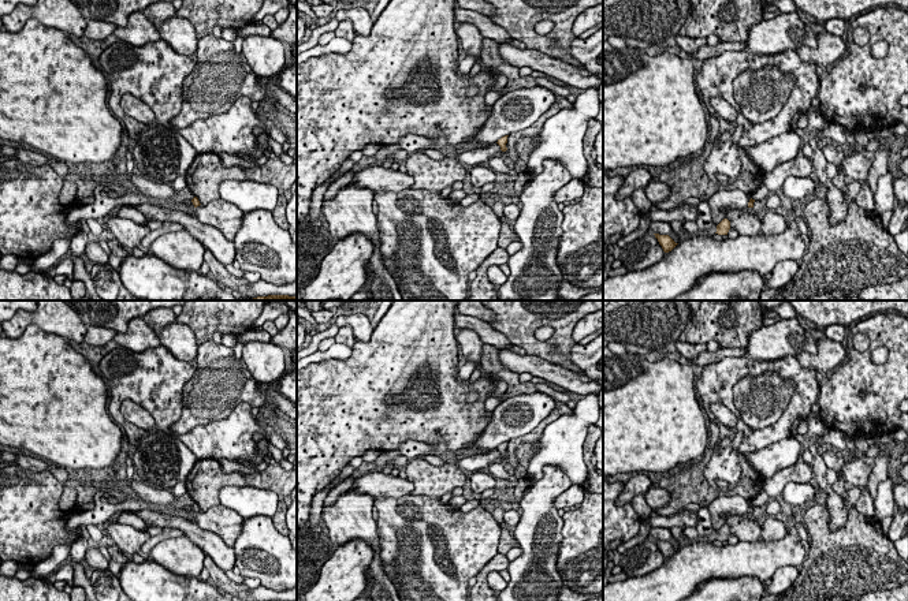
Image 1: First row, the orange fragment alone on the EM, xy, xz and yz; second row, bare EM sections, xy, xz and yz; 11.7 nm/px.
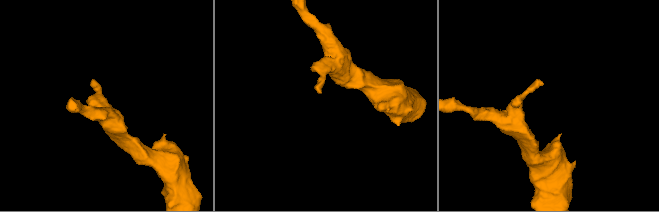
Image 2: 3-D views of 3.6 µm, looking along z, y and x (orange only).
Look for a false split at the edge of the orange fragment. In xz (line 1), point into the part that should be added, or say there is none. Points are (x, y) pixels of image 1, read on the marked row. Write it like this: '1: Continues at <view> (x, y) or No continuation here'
1: No continuation here

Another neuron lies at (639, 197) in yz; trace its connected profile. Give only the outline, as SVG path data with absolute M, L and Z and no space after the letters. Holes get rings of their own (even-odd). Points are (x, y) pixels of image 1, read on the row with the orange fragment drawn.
M637 188L632 195L632 201L637 206L637 209L643 213L647 214L648 210L652 206L652 202L648 199L645 190L644 188Z

